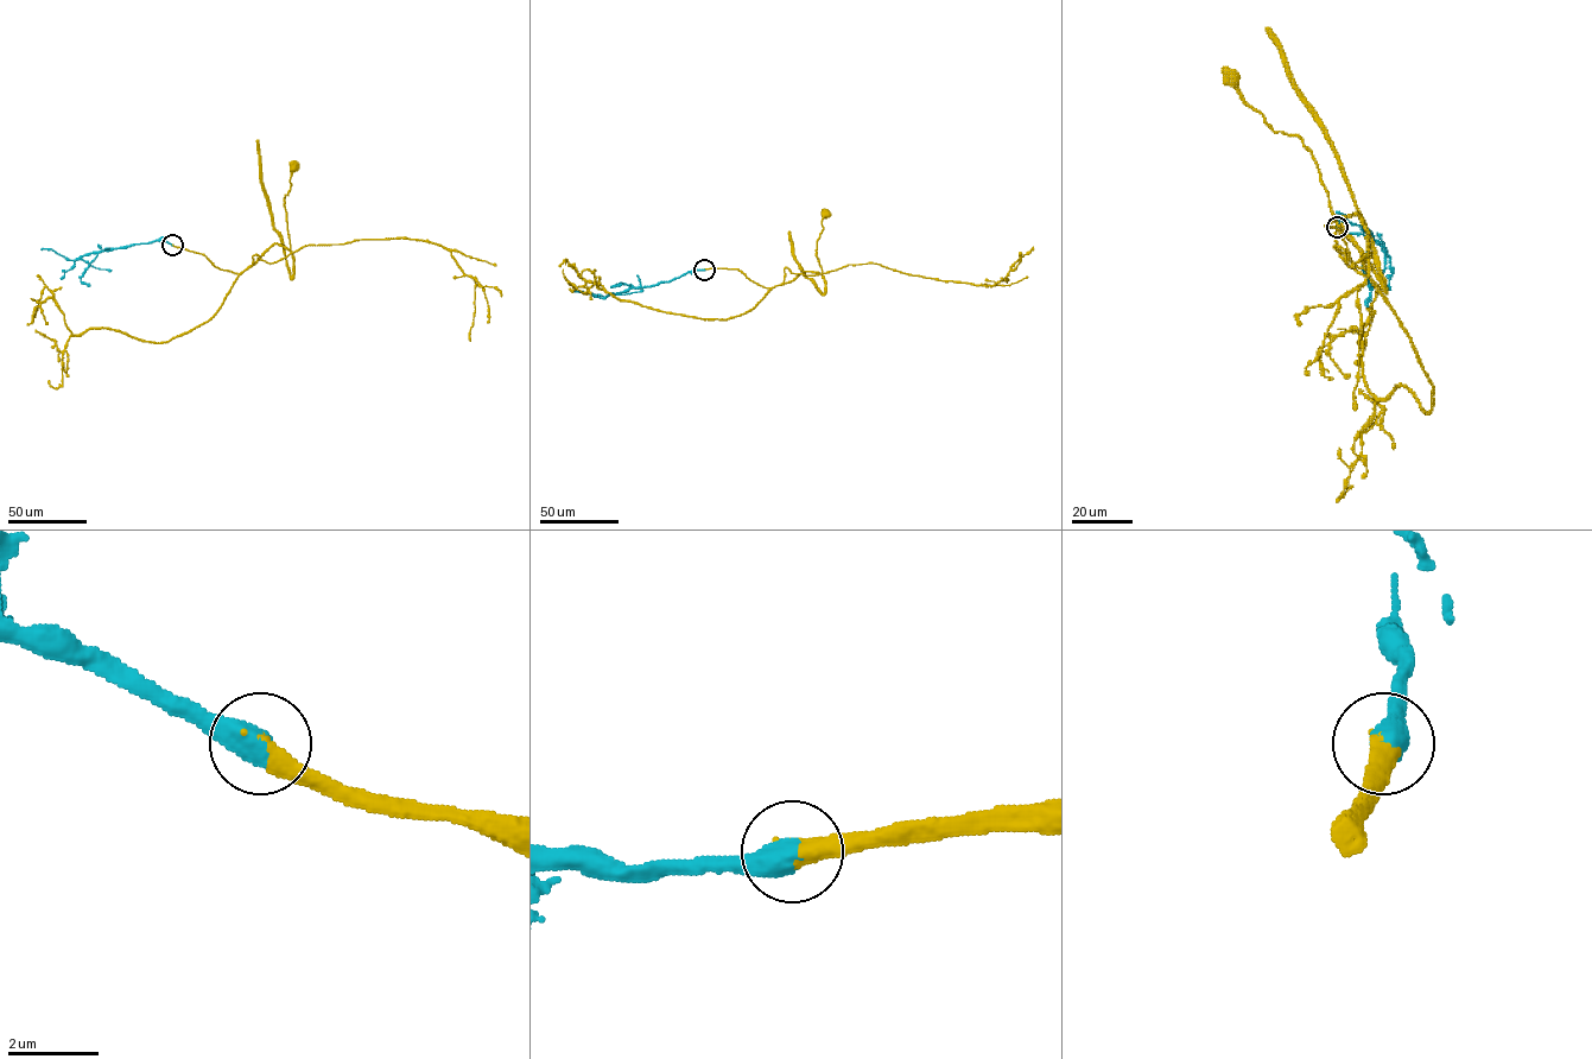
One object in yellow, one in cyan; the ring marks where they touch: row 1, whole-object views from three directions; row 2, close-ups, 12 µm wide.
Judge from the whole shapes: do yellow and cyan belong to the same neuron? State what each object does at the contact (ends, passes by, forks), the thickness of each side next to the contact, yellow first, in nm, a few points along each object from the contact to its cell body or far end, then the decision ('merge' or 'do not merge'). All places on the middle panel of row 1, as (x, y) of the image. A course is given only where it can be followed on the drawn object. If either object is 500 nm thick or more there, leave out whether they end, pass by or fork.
400/650 nm | yellow via (704, 270), (737, 270), (769, 287), (791, 281), (804, 272), (822, 274), (817, 242), (825, 215) | cyan via (704, 270), (607, 296), (573, 290) | merge

